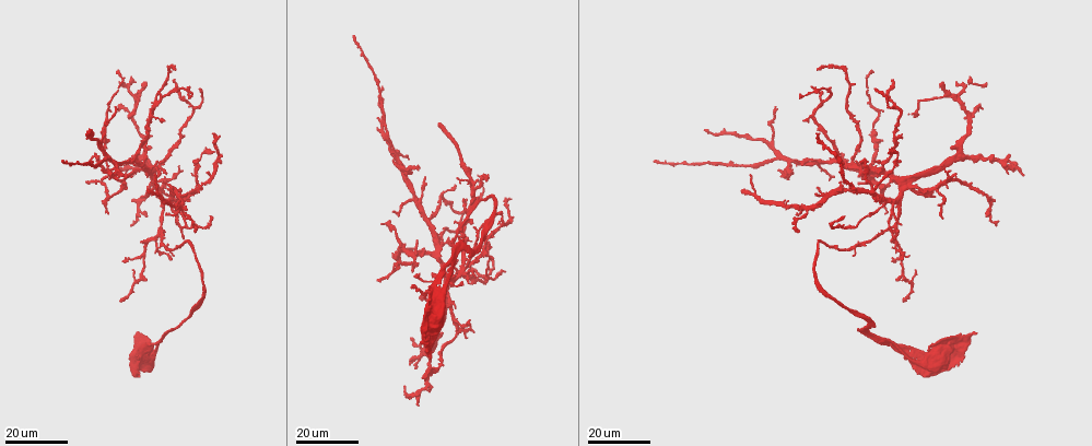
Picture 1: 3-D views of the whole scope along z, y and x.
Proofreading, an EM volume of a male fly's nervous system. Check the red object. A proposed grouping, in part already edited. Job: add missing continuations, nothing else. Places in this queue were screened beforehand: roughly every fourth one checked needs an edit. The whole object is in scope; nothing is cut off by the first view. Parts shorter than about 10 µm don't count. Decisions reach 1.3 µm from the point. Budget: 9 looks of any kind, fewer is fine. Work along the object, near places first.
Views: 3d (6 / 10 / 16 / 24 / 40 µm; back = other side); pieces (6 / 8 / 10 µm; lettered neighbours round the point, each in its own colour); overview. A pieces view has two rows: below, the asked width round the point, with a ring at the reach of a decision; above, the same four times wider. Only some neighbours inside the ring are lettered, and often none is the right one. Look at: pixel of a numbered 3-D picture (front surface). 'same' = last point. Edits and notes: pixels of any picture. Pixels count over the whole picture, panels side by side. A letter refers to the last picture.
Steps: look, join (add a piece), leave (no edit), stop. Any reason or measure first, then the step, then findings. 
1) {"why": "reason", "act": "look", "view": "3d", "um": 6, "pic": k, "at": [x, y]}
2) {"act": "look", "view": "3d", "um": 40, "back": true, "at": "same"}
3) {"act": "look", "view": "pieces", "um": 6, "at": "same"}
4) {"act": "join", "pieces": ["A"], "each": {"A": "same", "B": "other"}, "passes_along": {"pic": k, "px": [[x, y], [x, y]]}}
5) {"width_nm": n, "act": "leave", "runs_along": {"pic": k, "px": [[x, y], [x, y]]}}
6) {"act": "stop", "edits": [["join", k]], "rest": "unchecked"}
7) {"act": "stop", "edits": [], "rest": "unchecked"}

{"why": "branch stops here", "act": "look", "view": "3d", "um": 24, "pic": 1, "at": [391, 211]}

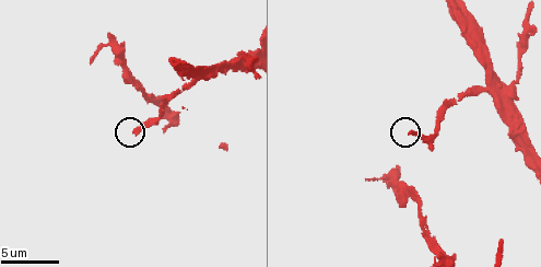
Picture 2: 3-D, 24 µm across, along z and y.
{"why": "see the neighbours", "act": "look", "view": "pieces", "um": 8, "pic": 2, "at": [412, 130]}

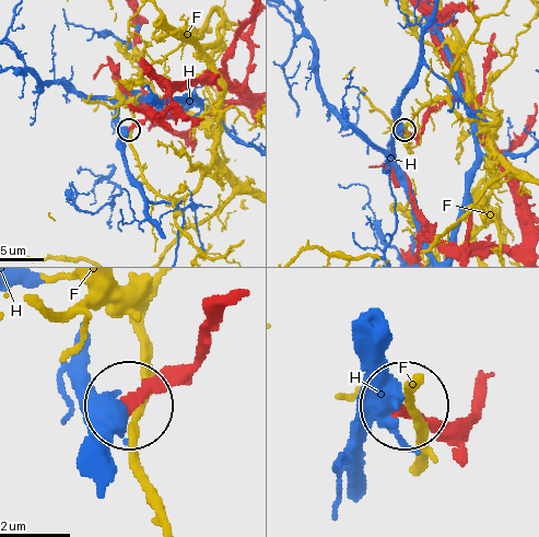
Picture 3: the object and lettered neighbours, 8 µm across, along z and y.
{"width_nm": 270, "act": "leave", "each": {"F": "other", "H": "other"}, "found": "no lettered piece goes on from it"}

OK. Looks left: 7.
{"why": "an open end", "act": "look", "view": "3d", "um": 24, "pic": 1, "at": [147, 192]}

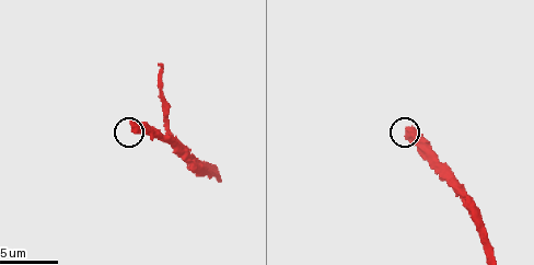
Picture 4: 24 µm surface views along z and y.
{"act": "look", "view": "pieces", "um": 8, "pic": 4, "at": [408, 130]}

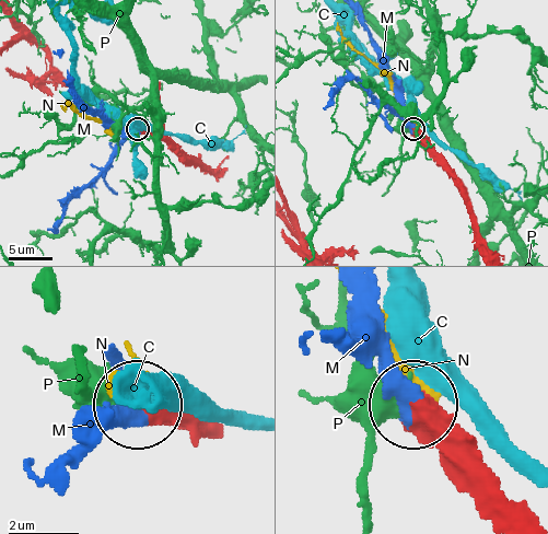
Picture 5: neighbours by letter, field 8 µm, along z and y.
{"act": "join", "pieces": ["M"], "each": {"C": "other", "M": "same", "N": "other", "P": "other"}, "found": "it goes on there"}

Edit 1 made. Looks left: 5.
{"act": "look", "view": "overview"}

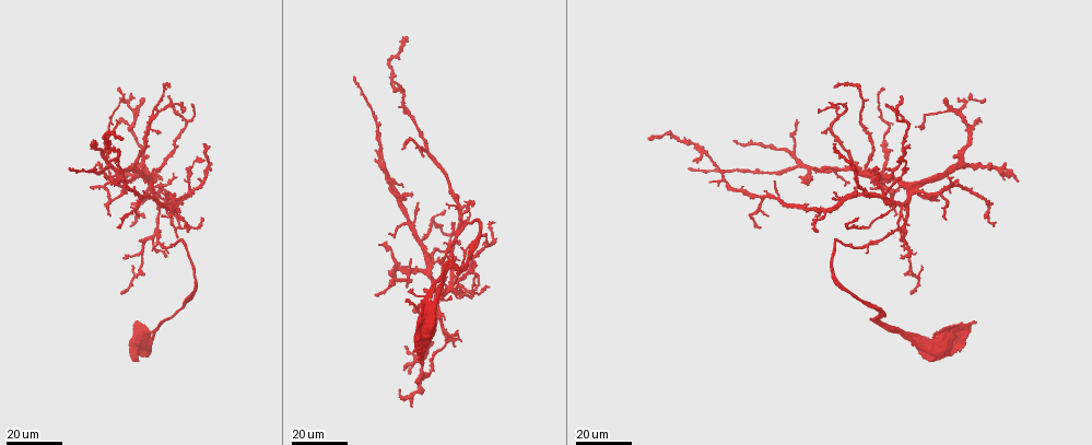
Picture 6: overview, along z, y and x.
{"why": "an open end", "act": "look", "view": "3d", "um": 24, "pic": 6, "at": [465, 221]}

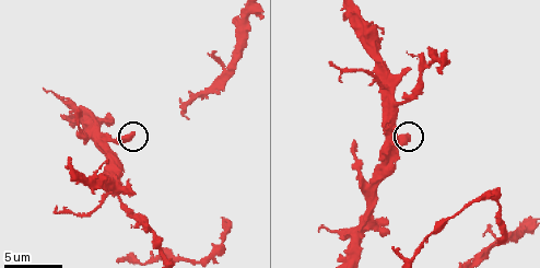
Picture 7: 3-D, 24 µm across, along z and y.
{"act": "look", "view": "pieces", "um": 6, "pic": 7, "at": [132, 135]}

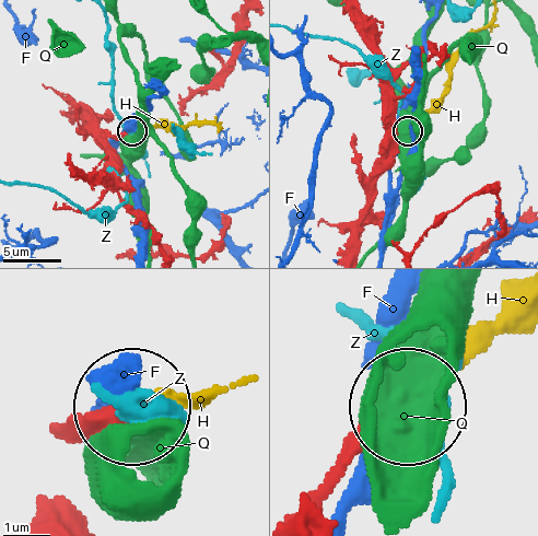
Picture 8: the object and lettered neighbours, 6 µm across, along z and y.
{"act": "join", "pieces": ["H"], "each": {"F": "other", "H": "same", "Q": "other", "Z": "other"}, "found": "it goes on there"}

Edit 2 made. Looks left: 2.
{"act": "stop", "edits": [["join", 5], ["join", 8]], "rest": "unchecked"}

